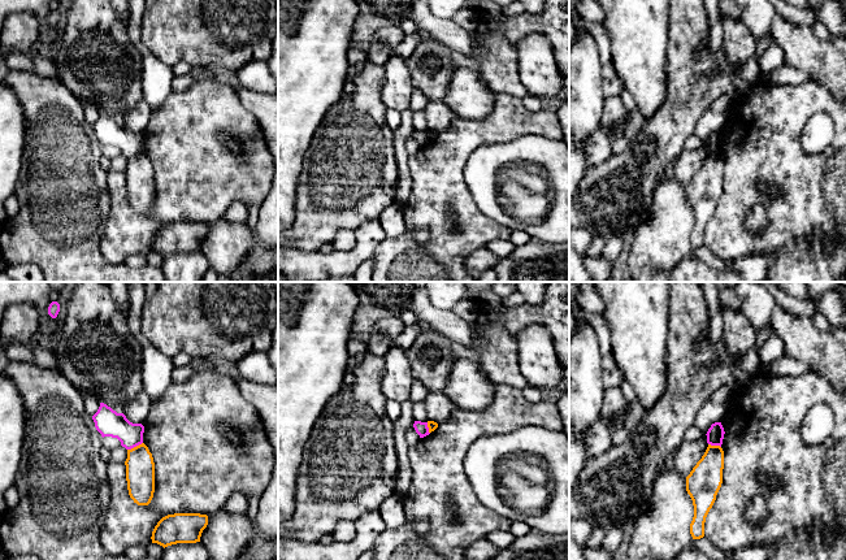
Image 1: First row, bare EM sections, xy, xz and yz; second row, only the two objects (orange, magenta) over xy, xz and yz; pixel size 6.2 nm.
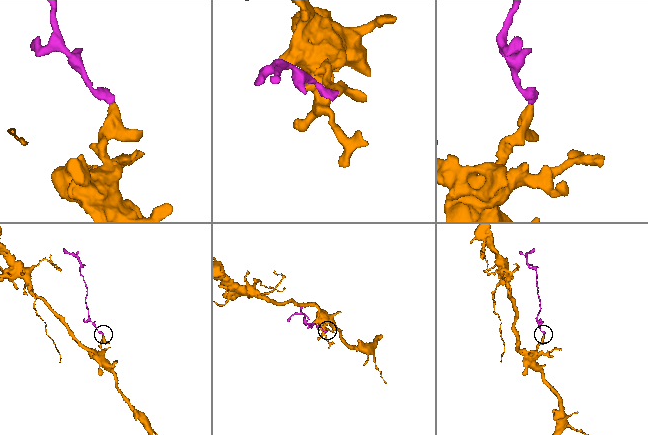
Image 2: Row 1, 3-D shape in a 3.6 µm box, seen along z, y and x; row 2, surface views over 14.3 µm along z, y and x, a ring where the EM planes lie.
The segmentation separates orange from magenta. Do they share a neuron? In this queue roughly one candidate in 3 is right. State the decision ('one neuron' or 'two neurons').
two neurons

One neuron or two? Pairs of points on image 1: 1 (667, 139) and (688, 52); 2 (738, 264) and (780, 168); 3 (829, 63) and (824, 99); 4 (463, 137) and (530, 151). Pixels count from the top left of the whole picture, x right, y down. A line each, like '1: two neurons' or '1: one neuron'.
1: one neuron
2: two neurons
3: two neurons
4: two neurons

